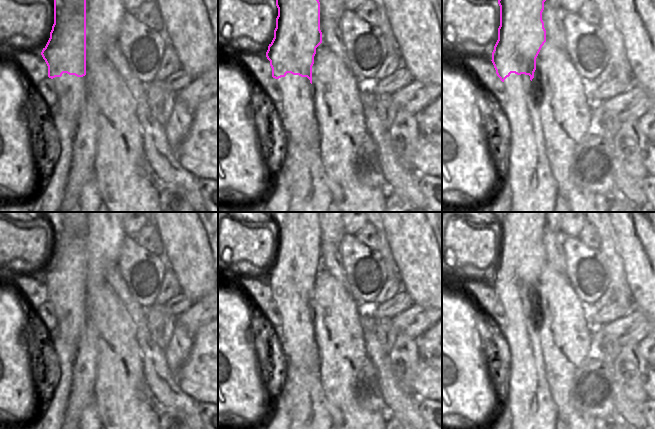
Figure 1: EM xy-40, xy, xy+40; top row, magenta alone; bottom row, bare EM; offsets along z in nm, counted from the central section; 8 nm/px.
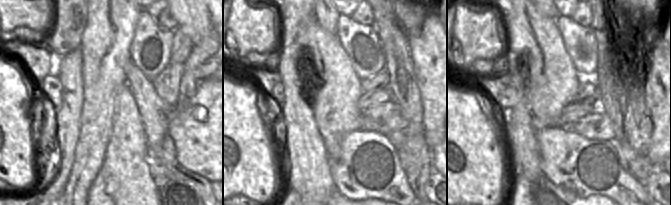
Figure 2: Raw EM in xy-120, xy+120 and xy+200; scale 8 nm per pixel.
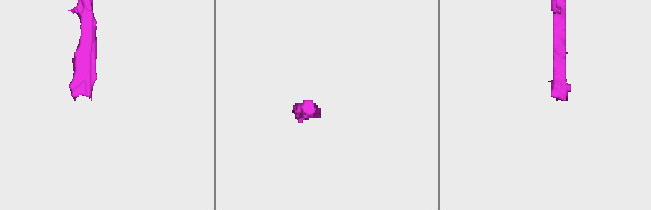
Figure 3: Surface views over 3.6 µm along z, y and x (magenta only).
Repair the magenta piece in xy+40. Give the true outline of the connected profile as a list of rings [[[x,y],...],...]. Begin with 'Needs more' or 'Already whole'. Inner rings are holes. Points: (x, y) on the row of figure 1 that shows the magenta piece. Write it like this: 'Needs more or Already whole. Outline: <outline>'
Needs more. Outline: [[[498,0],[500,26],[491,61],[506,92],[506,102],[500,107],[500,118],[504,126],[504,181],[510,186],[512,212],[553,212],[558,195],[544,148],[538,89],[532,85],[536,58],[546,42],[542,20],[545,1]]]

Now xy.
Needs more. Outline: [[[276,0],[278,16],[274,38],[268,46],[266,57],[270,61],[272,77],[280,88],[282,108],[276,110],[280,128],[280,158],[278,167],[284,169],[286,186],[290,192],[288,212],[328,212],[332,202],[332,192],[328,186],[328,178],[320,158],[320,130],[314,114],[312,98],[312,66],[316,48],[322,43],[320,30],[319,0]]]

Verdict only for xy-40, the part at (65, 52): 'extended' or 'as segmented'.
extended

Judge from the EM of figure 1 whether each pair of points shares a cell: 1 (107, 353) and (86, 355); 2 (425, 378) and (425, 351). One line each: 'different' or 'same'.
1: different
2: same

